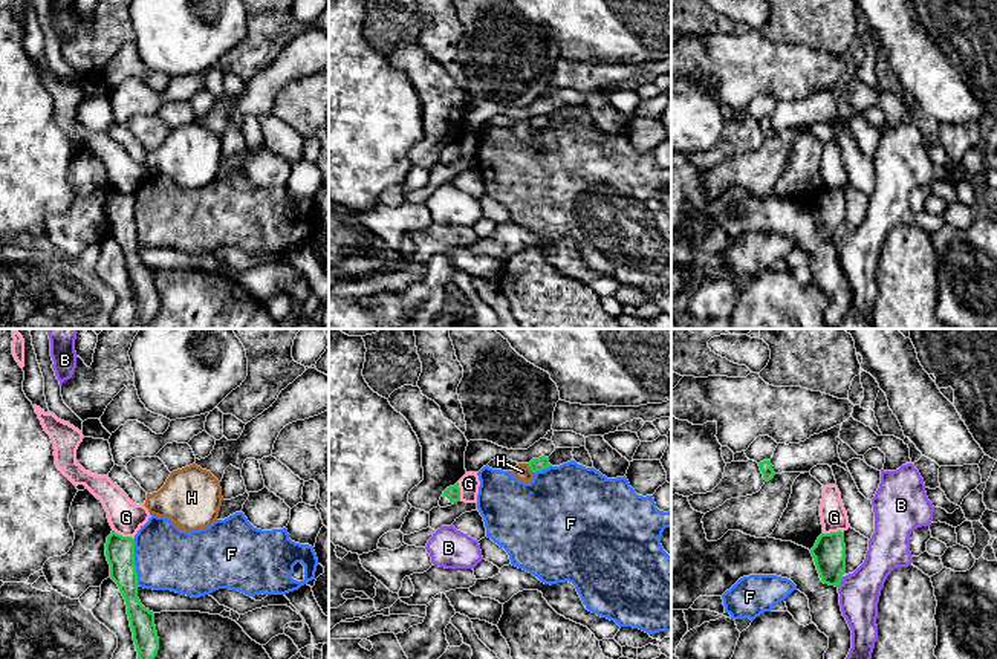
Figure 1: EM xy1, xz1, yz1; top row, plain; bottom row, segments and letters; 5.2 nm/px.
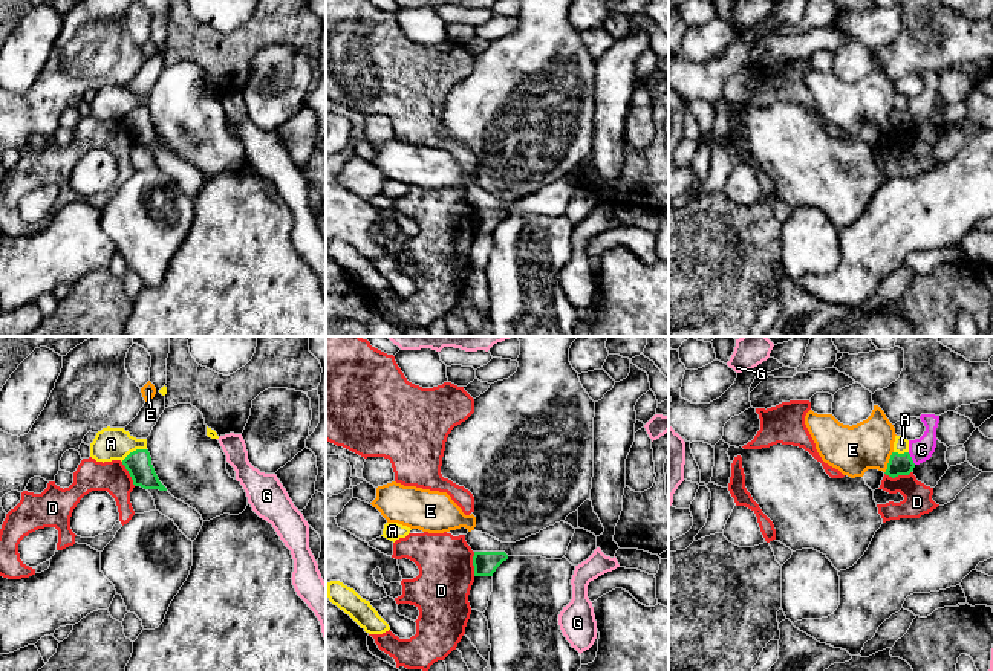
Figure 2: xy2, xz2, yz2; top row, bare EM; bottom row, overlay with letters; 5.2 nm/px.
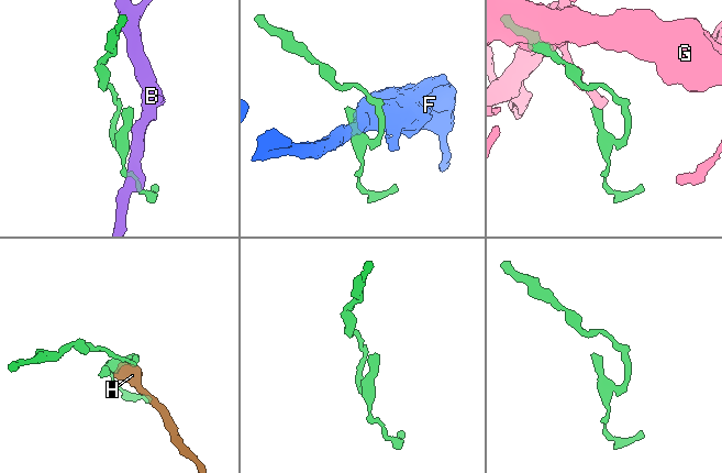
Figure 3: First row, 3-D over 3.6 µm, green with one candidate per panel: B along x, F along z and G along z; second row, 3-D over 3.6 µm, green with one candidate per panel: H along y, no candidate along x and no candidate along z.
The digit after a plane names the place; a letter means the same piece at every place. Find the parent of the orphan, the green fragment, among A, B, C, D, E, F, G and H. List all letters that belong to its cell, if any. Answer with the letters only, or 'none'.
none

